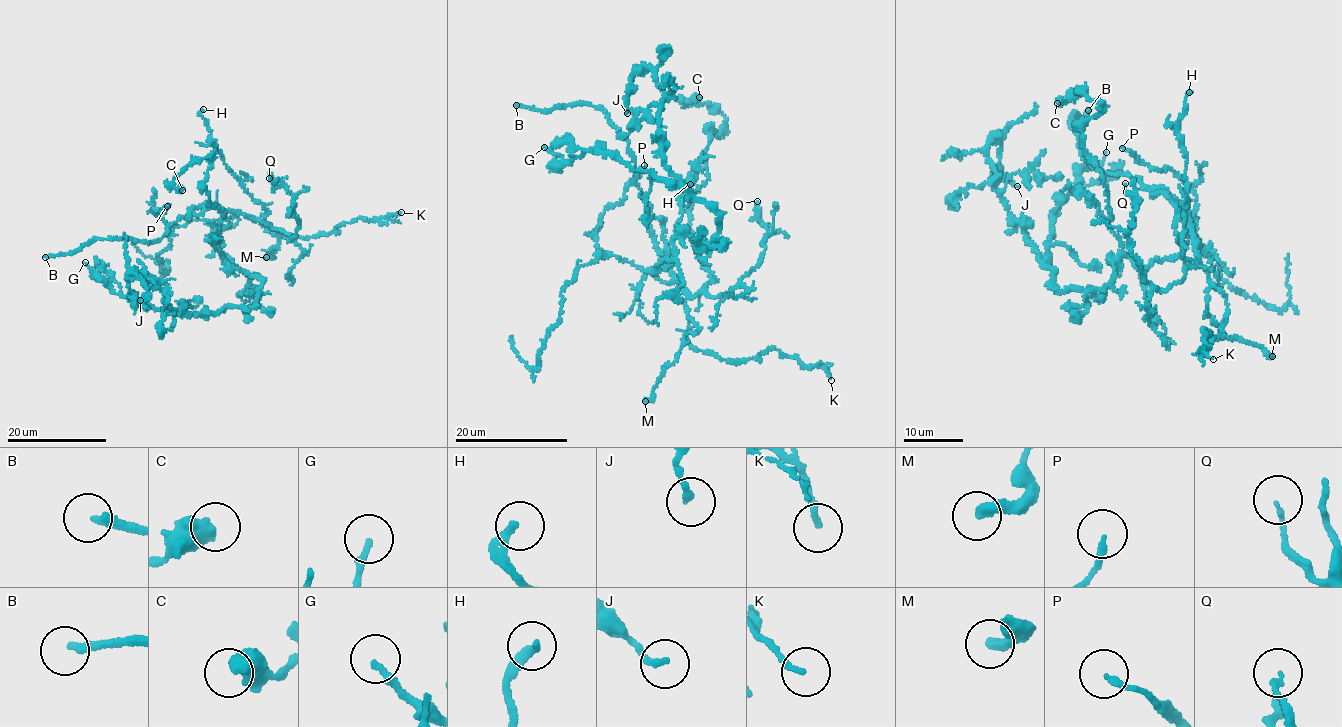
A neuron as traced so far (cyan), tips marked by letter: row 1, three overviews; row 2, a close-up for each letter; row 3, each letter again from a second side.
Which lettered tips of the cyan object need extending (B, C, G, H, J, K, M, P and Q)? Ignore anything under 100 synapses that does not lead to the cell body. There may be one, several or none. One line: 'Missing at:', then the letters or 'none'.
Missing at: B

